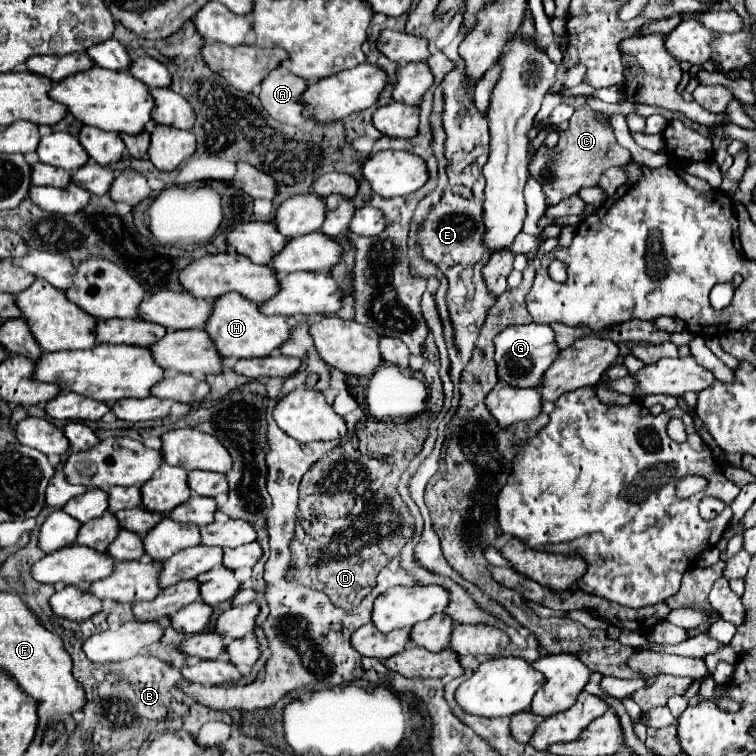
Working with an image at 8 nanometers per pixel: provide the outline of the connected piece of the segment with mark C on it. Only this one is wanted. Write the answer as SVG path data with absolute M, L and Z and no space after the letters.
M590 106L578 108L570 118L568 128L558 134L560 134L558 144L554 148L540 144L534 162L530 164L530 172L542 184L550 206L558 204L564 198L570 198L582 188L596 186L600 176L610 166L624 166L632 160L632 154L616 142L616 136L612 134L610 118L608 116L600 118L598 112L594 112Z

